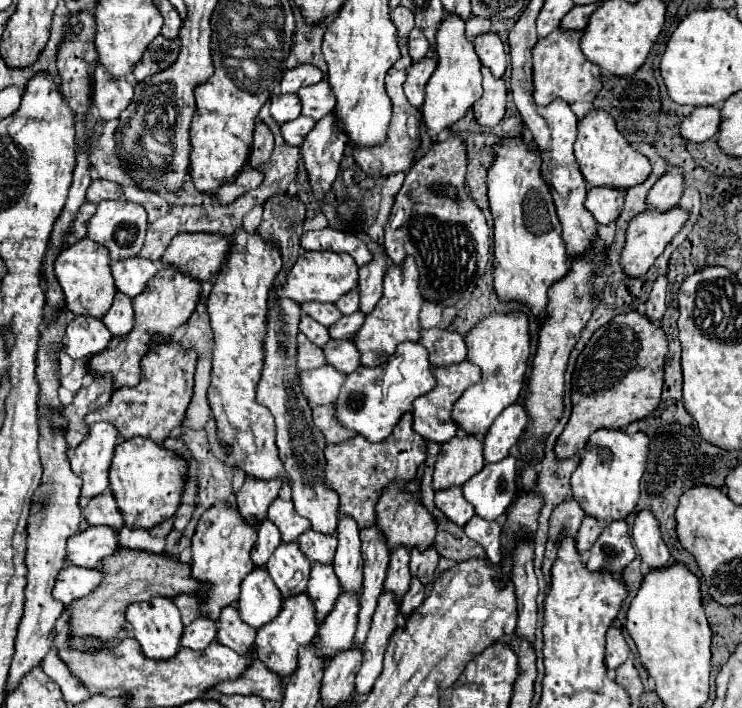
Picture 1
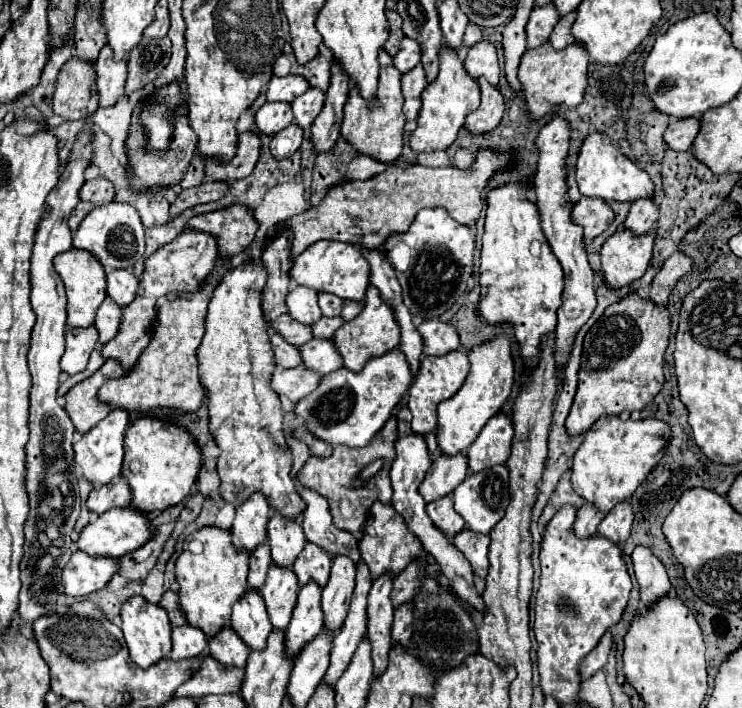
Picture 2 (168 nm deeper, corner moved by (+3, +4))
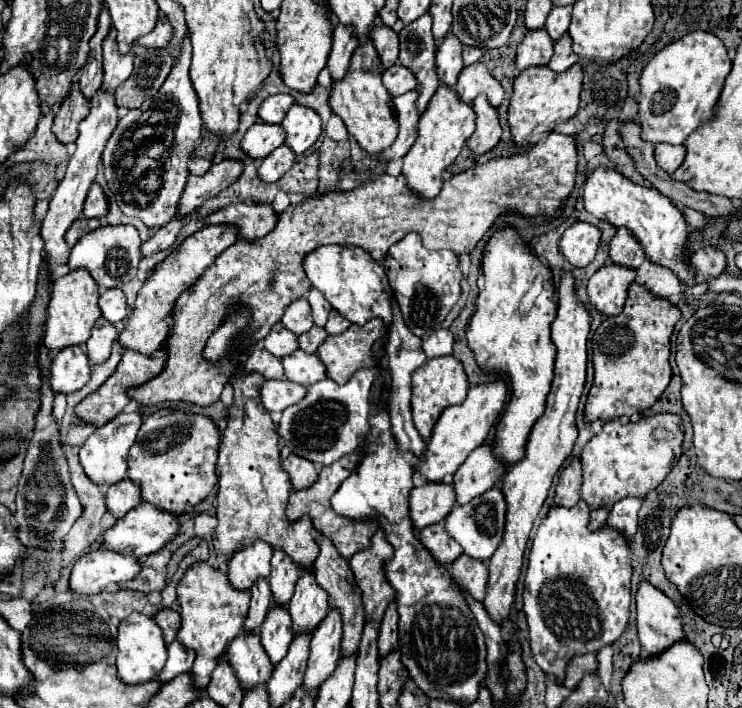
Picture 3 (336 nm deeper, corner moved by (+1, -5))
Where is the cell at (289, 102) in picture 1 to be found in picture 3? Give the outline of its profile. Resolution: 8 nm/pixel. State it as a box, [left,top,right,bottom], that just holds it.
[239,122,283,160]

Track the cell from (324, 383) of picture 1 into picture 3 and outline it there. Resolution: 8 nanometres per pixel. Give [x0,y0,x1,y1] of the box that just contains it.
[259,380,307,412]

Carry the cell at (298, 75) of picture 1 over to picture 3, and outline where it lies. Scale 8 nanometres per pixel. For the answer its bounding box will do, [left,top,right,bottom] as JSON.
[257,94,293,124]

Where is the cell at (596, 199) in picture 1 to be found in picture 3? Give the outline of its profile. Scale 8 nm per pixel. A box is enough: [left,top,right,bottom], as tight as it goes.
[559,222,601,268]

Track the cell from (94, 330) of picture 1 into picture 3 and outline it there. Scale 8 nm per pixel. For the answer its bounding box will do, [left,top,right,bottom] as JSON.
[49,346,91,394]

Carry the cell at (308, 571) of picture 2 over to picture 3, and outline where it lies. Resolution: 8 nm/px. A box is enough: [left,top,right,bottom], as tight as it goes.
[289,572,327,634]

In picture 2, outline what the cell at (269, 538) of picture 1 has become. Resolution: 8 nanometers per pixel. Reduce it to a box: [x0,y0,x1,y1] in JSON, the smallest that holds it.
[249,541,271,589]

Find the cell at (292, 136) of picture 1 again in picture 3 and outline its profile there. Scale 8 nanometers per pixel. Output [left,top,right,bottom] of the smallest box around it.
[257,146,295,184]

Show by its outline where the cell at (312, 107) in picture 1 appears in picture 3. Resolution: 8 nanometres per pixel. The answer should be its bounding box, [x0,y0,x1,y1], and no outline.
[281,106,321,156]

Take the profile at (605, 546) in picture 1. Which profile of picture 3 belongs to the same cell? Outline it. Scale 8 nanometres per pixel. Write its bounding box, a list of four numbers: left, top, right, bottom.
[607,498,643,538]

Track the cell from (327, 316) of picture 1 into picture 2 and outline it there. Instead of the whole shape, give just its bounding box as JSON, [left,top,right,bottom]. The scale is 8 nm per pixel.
[287,287,321,325]

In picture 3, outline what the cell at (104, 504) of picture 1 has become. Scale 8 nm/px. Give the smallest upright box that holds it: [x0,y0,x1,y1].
[107,478,141,518]

